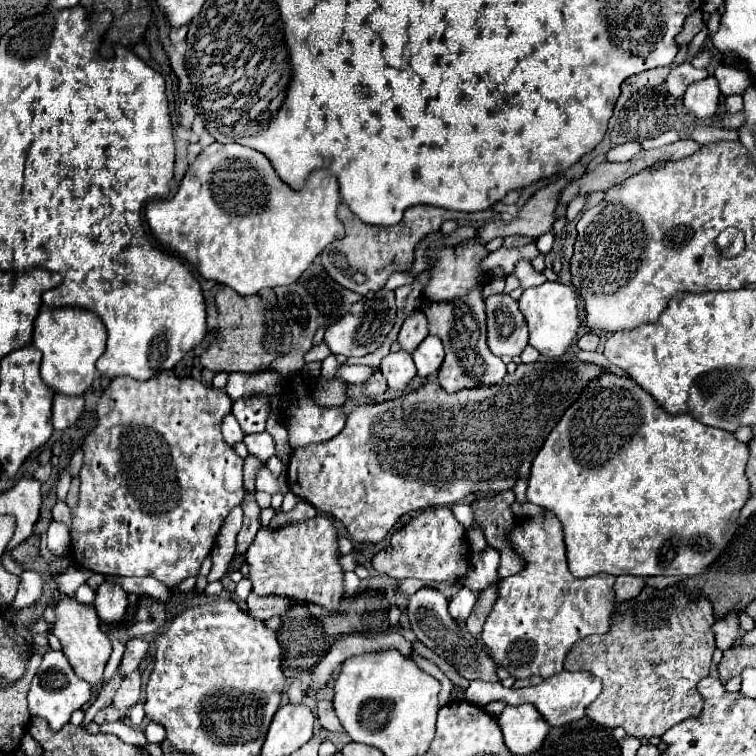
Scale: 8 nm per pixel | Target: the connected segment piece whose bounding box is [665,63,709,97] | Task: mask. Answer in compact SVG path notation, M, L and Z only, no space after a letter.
M681 63L669 73L669 77L665 81L665 87L673 97L683 97L687 85L691 85L693 81L705 79L707 75L709 75L707 69L695 69L691 63Z

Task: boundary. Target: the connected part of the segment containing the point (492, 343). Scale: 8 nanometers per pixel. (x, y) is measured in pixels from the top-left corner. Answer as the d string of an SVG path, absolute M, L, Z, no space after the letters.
M491 295L487 303L487 345L493 355L515 357L527 347L527 321L509 295Z

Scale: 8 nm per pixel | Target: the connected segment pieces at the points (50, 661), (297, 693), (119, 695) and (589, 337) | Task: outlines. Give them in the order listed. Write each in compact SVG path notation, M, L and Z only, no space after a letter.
M51 649L45 651L27 695L31 717L41 717L49 723L53 731L59 731L71 719L71 713L75 709L81 709L89 699L91 699L91 685L73 673L65 655L61 651L51 651Z
M294 679L287 691L289 703L297 705L302 702L302 698L305 695L301 688L301 683L298 679Z
M133 671L131 675L127 675L121 683L121 687L117 689L115 697L113 697L113 707L115 709L127 709L133 707L139 701L141 695L141 675L139 671Z
M587 333L587 335L583 335L579 341L577 341L577 347L581 349L581 351L595 351L597 349L597 345L599 345L599 333Z

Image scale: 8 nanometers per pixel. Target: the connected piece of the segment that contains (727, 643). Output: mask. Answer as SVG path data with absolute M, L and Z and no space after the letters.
M729 613L729 615L725 615L723 619L717 619L711 629L713 629L713 635L715 635L717 647L731 647L733 641L735 641L735 639L739 637L739 633L741 633L735 613Z

